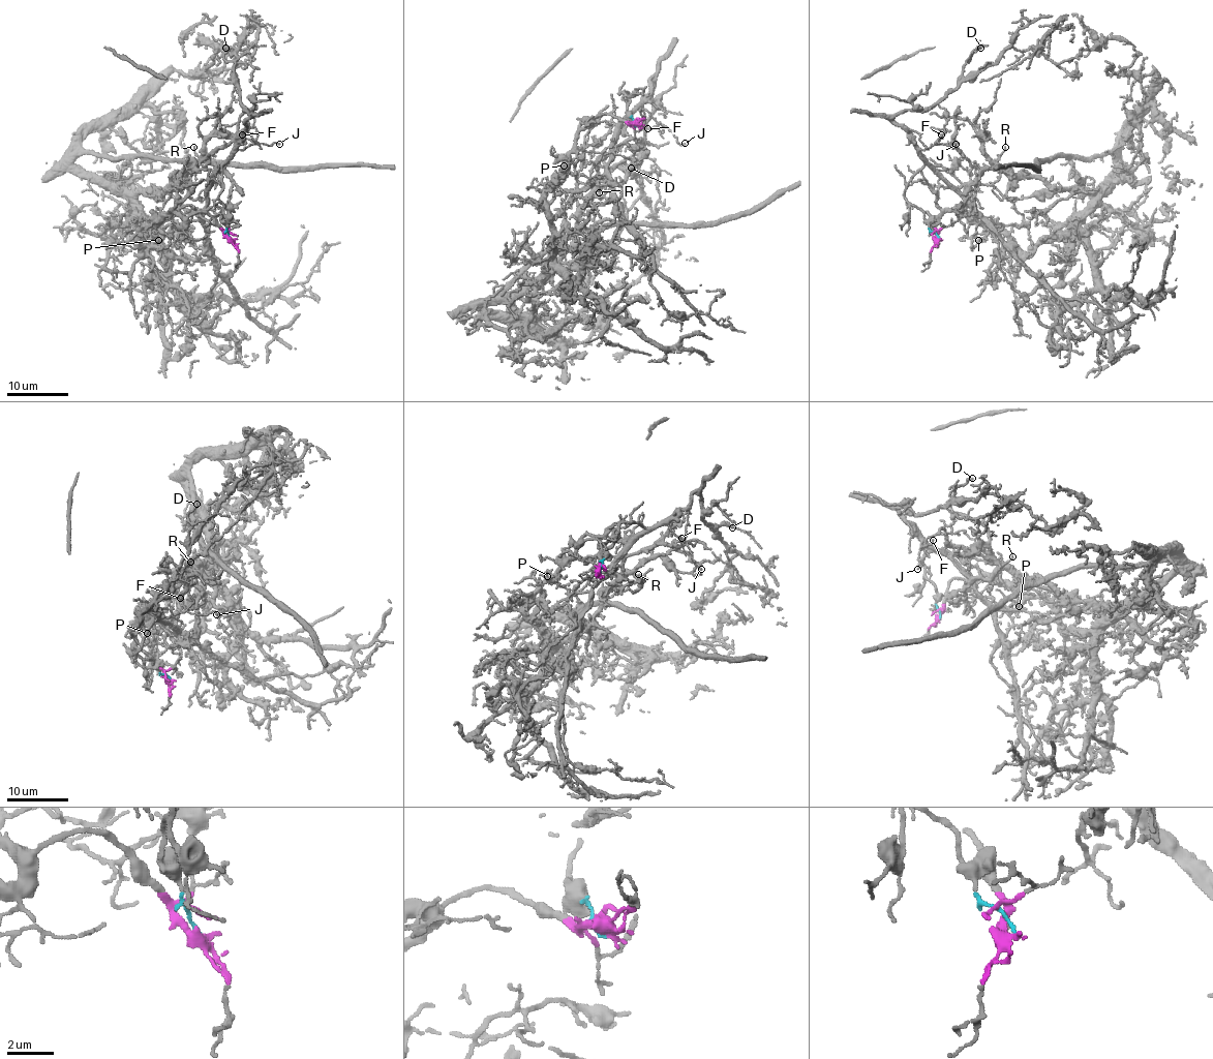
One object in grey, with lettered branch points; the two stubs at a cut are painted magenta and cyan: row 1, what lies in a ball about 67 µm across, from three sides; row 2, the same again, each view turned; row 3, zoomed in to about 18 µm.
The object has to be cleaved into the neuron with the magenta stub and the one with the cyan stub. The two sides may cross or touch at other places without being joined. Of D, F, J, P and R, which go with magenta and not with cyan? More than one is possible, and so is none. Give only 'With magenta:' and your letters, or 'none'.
With magenta: P, R

